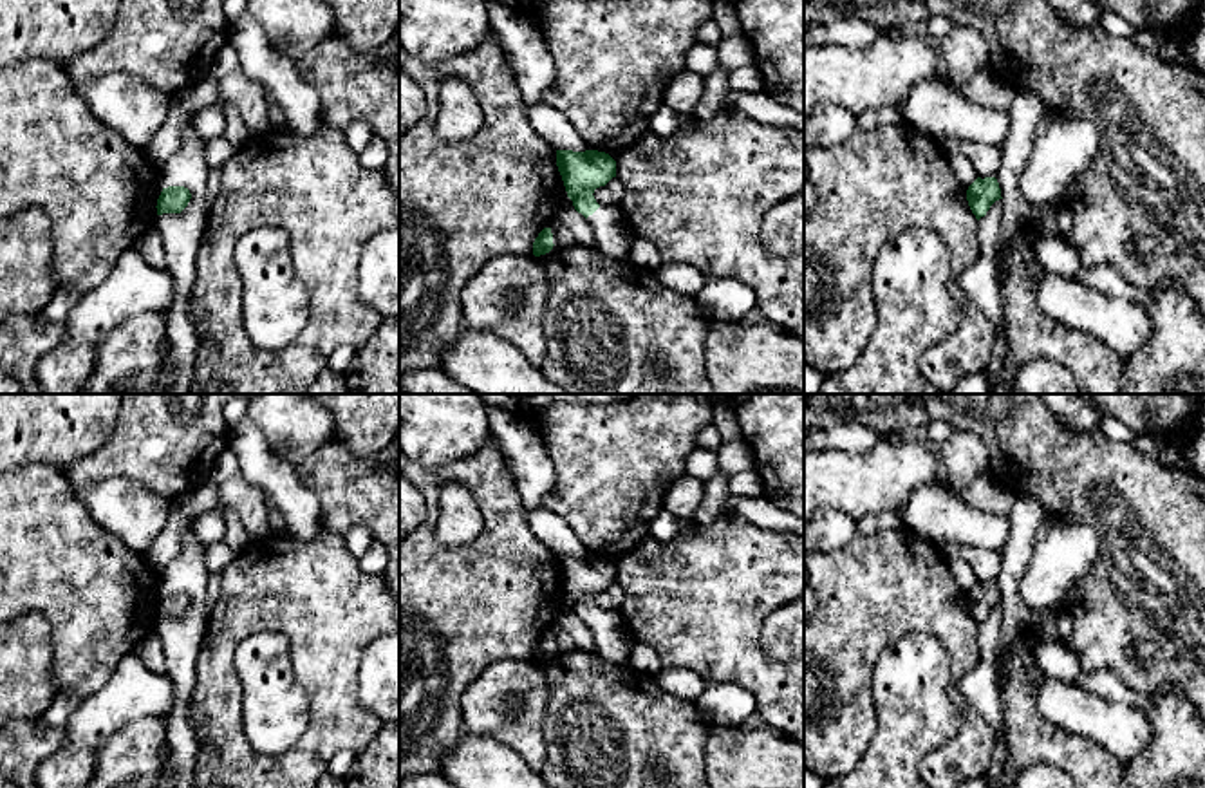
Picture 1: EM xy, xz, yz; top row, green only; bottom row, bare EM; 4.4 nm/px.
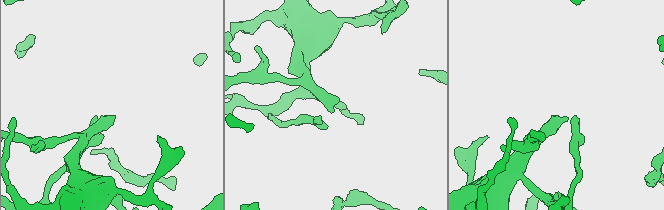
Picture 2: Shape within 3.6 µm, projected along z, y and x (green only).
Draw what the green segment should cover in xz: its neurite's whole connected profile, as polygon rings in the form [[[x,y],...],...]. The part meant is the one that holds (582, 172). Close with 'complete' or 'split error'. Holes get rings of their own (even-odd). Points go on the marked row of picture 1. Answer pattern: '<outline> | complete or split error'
[[[556,150],[556,166],[574,210],[594,231],[594,246],[618,264],[629,264],[632,231],[618,206],[600,206],[593,195],[596,188],[616,177],[616,161],[598,150]]] | split error

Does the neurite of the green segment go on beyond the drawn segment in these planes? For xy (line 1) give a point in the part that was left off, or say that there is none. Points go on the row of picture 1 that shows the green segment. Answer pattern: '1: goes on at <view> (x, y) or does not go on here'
1: does not go on here

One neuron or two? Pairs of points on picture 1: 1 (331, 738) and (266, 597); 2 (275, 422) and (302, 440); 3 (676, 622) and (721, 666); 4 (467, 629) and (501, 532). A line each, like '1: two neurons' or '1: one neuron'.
1: one neuron
2: one neuron
3: one neuron
4: one neuron

